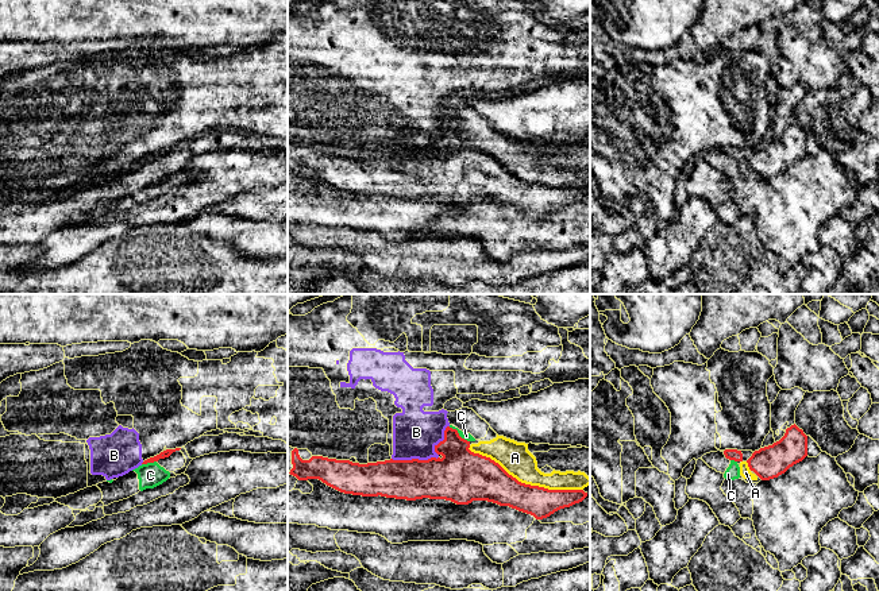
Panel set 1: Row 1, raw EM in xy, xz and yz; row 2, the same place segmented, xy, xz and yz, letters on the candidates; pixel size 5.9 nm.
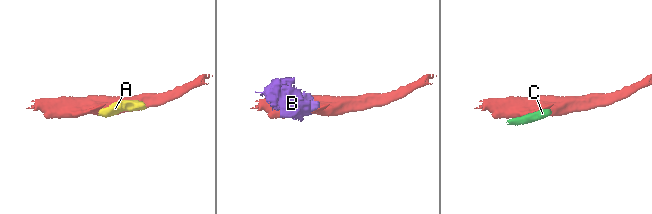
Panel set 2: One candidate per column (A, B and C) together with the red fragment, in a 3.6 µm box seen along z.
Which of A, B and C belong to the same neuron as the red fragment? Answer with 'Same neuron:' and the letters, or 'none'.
Same neuron: none

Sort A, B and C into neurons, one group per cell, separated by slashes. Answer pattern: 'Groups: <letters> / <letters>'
Groups: A C / B

